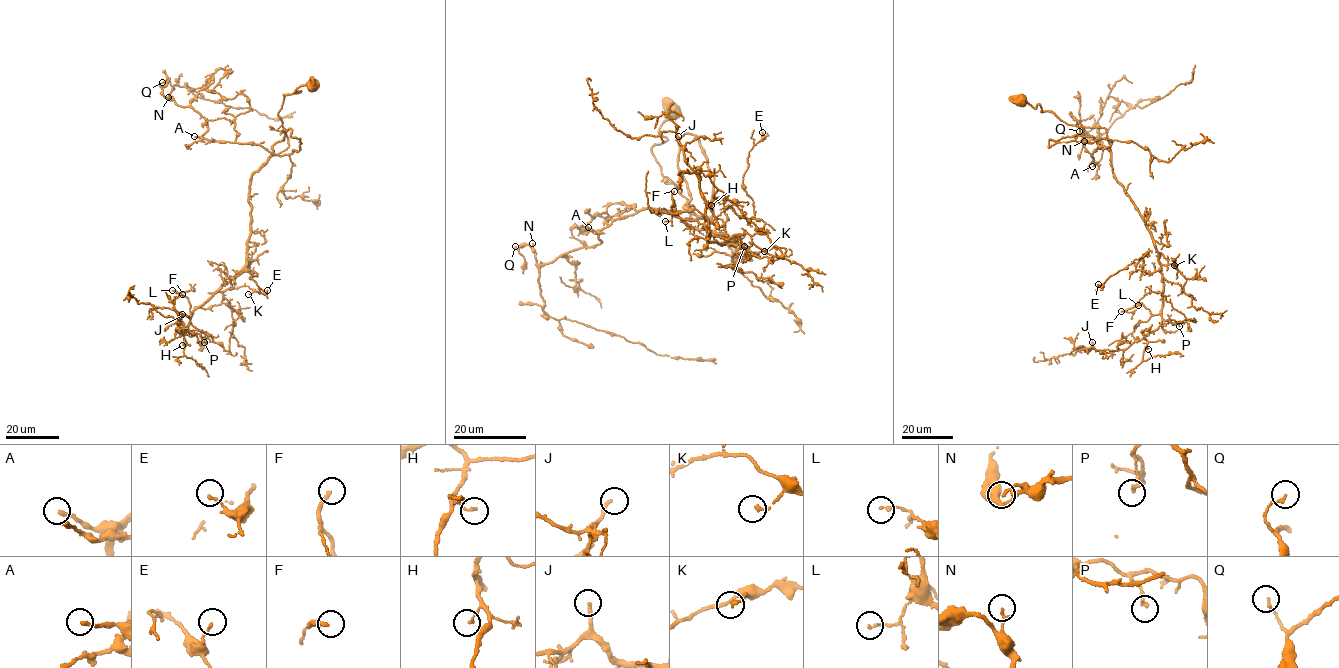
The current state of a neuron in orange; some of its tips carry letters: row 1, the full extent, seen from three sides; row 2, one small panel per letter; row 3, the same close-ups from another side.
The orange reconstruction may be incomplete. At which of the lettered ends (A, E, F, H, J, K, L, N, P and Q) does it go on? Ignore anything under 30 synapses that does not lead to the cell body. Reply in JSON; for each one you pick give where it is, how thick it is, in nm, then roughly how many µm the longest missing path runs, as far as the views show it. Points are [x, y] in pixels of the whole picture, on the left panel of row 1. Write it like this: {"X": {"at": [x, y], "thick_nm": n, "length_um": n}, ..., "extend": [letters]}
{"A": {"at": [194, 136], "thick_nm": 190, "length_um": 25}, "F": {"at": [182, 294], "thick_nm": 190, "length_um": 35}, "J": {"at": [182, 314], "thick_nm": 180, "length_um": 15}, "extend": ["A", "F", "J"]}

